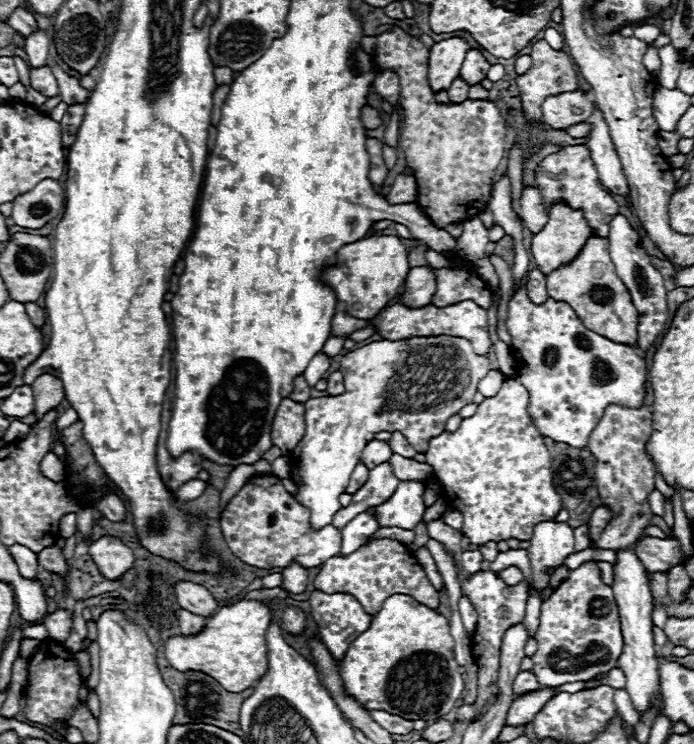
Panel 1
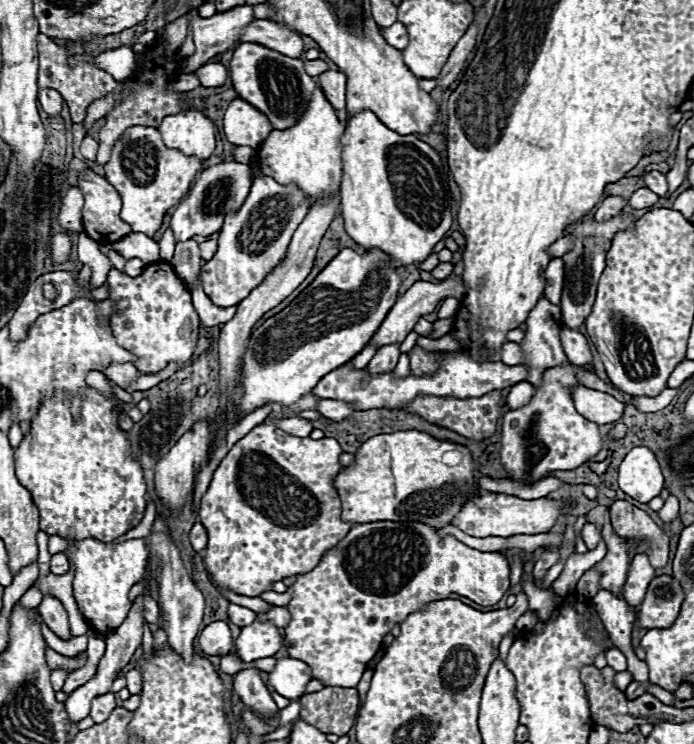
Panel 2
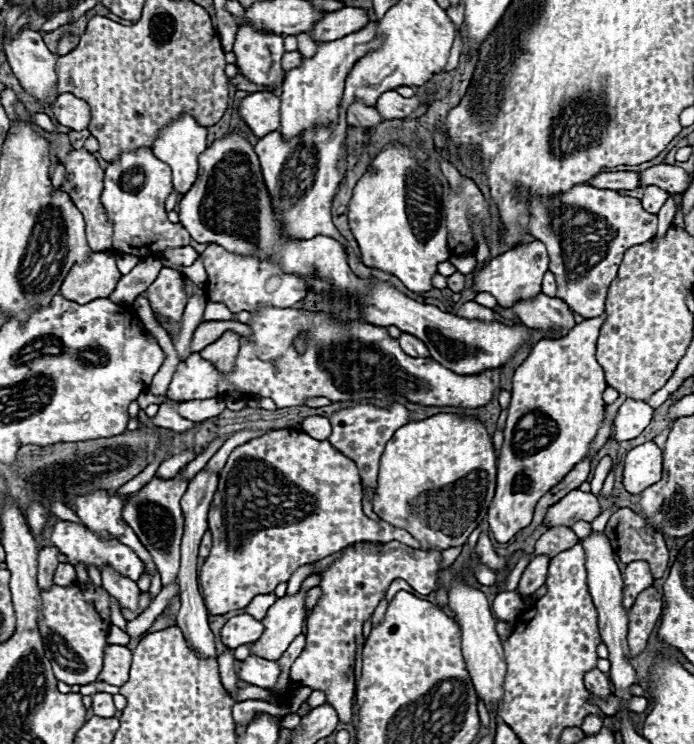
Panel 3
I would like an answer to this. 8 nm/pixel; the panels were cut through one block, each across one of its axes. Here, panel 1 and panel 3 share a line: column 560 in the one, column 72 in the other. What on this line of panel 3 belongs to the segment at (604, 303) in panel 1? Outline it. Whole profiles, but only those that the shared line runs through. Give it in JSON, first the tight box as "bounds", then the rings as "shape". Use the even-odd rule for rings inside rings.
{"bounds":[60,252,122,304],"shape":[[[92,252],[86,262],[72,266],[62,282],[60,294],[78,304],[108,298],[120,276],[122,274],[116,268],[116,256],[112,252]]]}

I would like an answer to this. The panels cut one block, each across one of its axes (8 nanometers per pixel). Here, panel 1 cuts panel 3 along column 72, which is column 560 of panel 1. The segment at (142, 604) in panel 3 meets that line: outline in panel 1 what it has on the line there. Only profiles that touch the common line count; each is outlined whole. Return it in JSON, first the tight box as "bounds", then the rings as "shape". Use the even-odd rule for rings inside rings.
{"bounds":[532,562,622,686],"shape":[[[596,562],[580,564],[570,572],[568,580],[564,580],[552,592],[552,596],[542,602],[540,626],[534,638],[538,642],[538,650],[532,656],[532,672],[536,672],[540,686],[584,682],[616,668],[616,660],[622,654],[620,612],[614,600],[614,592],[608,584],[602,582],[602,574]]]}

